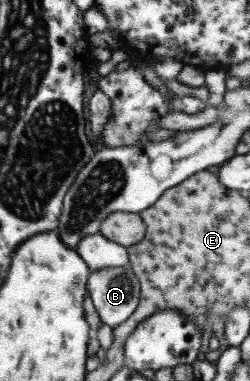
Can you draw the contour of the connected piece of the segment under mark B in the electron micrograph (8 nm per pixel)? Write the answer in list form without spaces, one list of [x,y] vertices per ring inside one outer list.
[[[127,264],[90,271],[86,278],[91,305],[99,321],[110,328],[123,323],[135,311],[139,291],[139,282]]]

